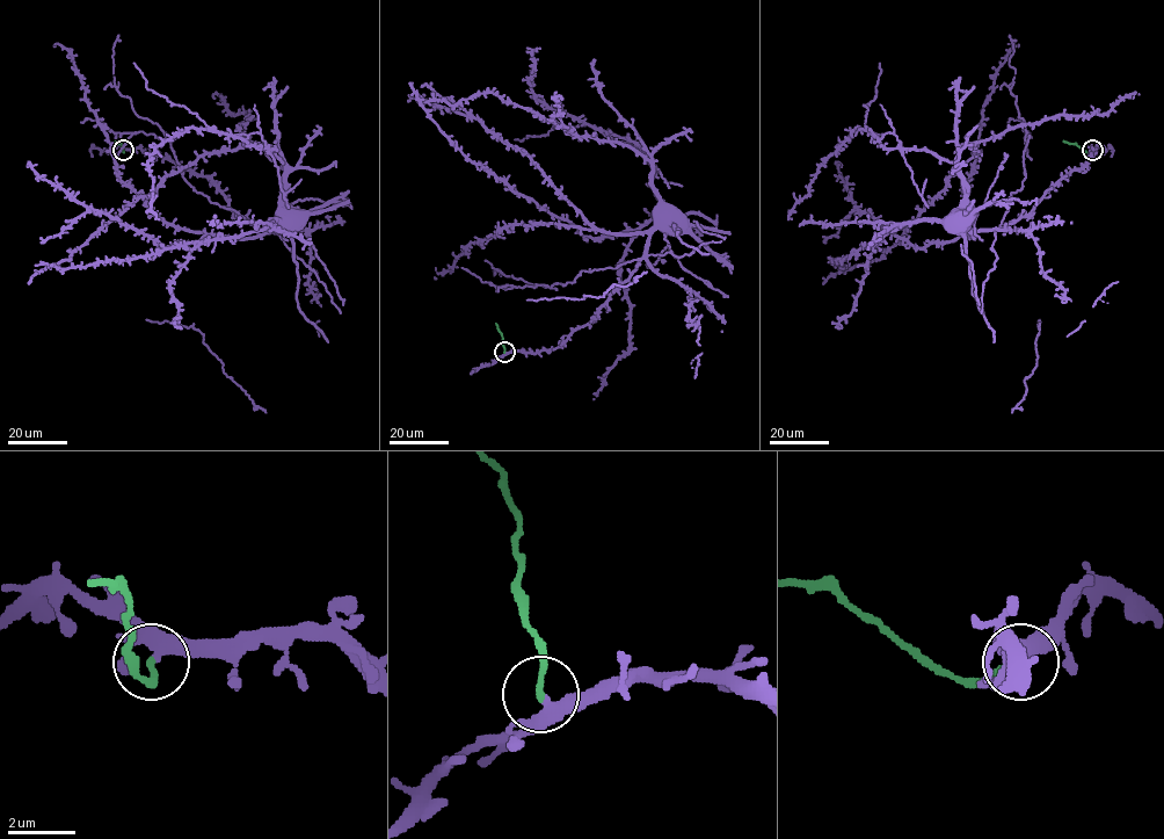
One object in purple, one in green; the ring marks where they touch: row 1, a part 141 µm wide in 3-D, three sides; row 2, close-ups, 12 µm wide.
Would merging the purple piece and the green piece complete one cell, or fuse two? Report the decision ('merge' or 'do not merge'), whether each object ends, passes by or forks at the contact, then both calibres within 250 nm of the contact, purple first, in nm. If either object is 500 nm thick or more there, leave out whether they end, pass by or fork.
do not merge; purple passes by; green ends there; 320 nm thick on the purple side, 170 nm on the other

